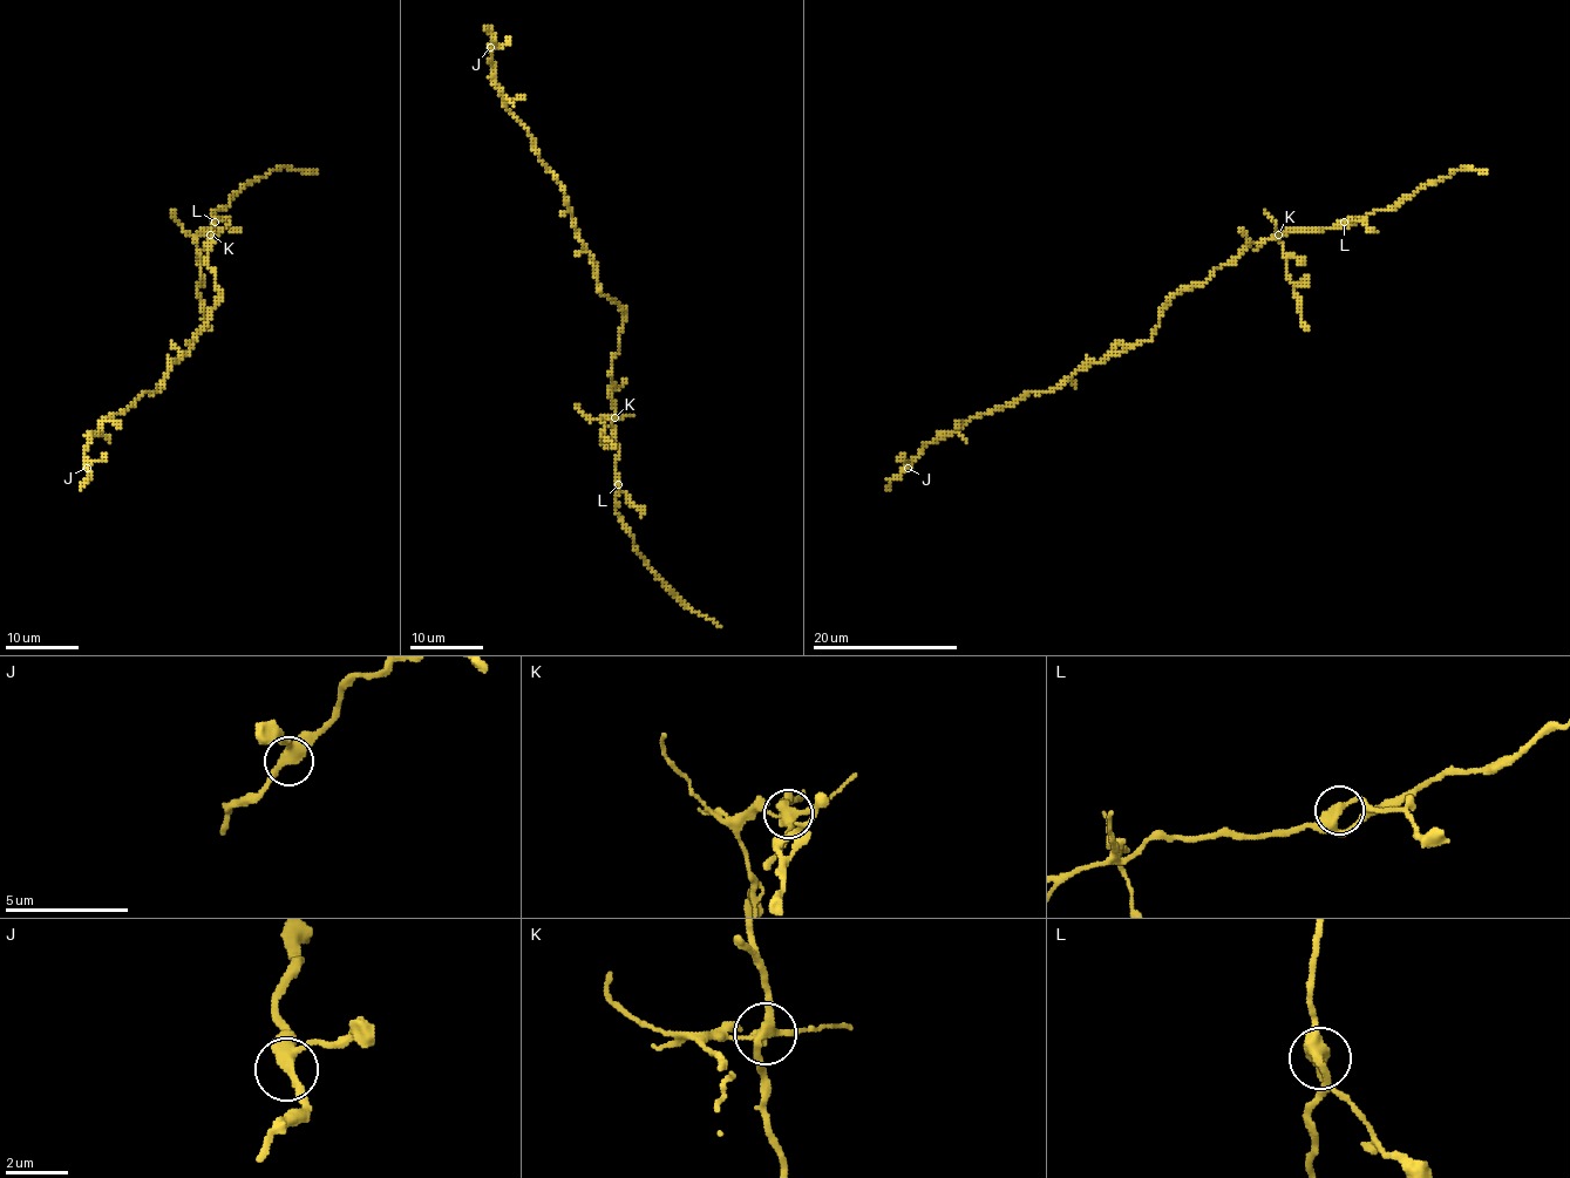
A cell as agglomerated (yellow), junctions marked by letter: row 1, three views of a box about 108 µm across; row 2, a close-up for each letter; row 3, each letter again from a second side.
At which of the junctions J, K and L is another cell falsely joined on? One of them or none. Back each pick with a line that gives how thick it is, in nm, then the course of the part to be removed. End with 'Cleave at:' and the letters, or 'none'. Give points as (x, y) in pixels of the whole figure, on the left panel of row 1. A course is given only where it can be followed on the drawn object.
K: Thickness 320 nm. Course of the part to remove: (210, 235), (202, 232), (196, 238), (198, 294), (203, 301), (205, 324), (210, 329)
Cleave at: K

